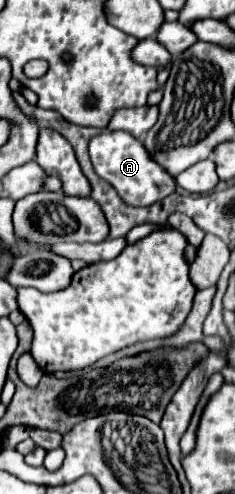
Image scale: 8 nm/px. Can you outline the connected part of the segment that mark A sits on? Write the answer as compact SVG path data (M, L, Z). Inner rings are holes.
M104 129L100 135L96 135L90 145L90 159L96 165L96 173L108 181L120 199L124 199L126 205L132 207L150 207L156 201L168 197L170 193L176 191L176 179L160 167L144 147L140 139L132 139L128 131L108 131Z

